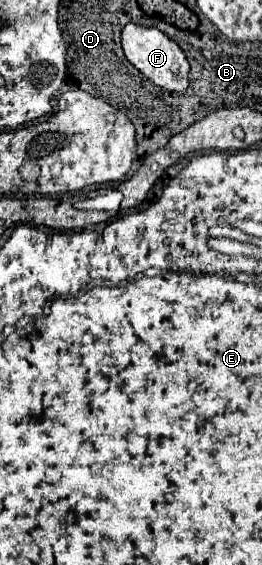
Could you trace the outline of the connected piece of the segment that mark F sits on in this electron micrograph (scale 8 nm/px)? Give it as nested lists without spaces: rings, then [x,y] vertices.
[[[127,24],[121,32],[121,46],[127,60],[155,86],[183,94],[189,88],[189,64],[183,50],[157,28]]]

